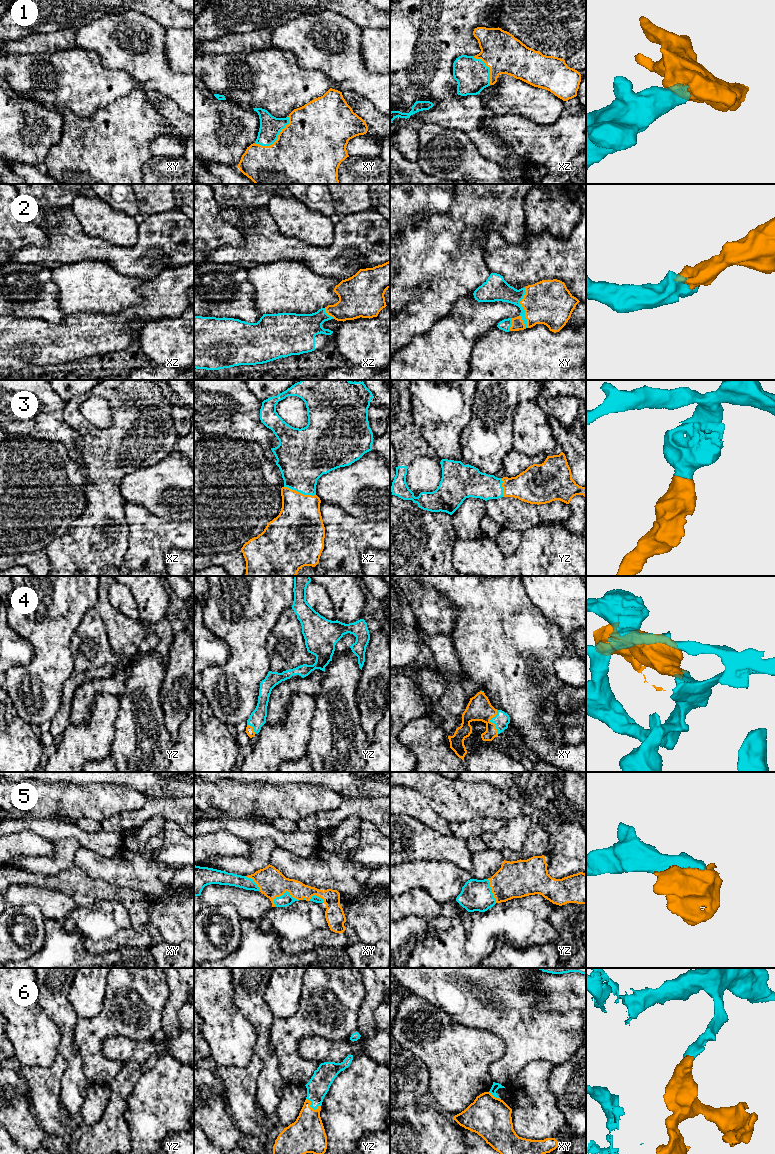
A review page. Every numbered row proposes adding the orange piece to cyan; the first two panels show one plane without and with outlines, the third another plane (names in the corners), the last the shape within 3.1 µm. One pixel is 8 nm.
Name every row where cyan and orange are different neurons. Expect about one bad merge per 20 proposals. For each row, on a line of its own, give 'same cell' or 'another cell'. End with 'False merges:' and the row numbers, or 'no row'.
1: same cell
2: same cell
3: same cell
4: same cell
5: same cell
6: same cell
False merges: no row

